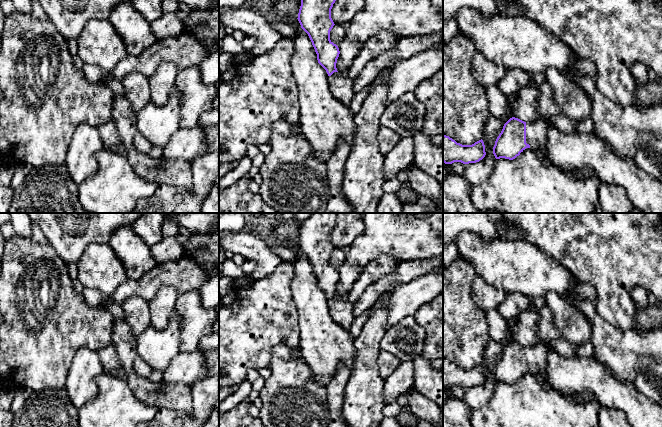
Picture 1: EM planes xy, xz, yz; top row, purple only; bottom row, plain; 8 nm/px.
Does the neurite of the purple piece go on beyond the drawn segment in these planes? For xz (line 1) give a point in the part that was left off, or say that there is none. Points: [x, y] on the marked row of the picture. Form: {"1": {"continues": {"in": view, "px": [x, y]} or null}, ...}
{"1": {"continues": {"in": "xz", "px": [341, 85]}}}

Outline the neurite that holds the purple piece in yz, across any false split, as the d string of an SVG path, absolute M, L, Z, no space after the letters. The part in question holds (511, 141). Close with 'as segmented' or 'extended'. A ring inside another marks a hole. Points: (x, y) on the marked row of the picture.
M510 118L495 141L493 154L496 159L515 159L526 148L530 148L544 165L552 165L546 154L548 125L543 121L524 122Z; extended

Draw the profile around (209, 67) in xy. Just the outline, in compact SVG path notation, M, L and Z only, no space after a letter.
M219 47L206 56L199 65L204 84L215 85L219 80Z

